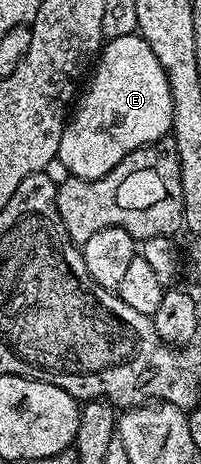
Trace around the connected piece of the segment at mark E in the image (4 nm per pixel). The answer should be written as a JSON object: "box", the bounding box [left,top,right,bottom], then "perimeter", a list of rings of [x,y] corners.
{"box":[57,33,174,181],"perimeter":[[[138,33],[109,38],[96,58],[89,81],[86,94],[77,98],[76,108],[63,124],[57,156],[71,177],[95,181],[108,175],[124,155],[167,136],[174,128],[174,112],[164,67]]]}

